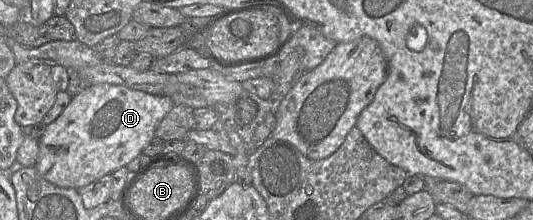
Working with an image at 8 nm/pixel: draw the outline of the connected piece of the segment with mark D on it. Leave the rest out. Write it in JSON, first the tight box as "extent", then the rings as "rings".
{"extent":[35,85,175,189],"rings":[[[90,85],[74,96],[39,139],[35,168],[48,182],[79,189],[125,167],[156,137],[156,129],[175,106],[167,95],[153,95],[122,85]]]}

